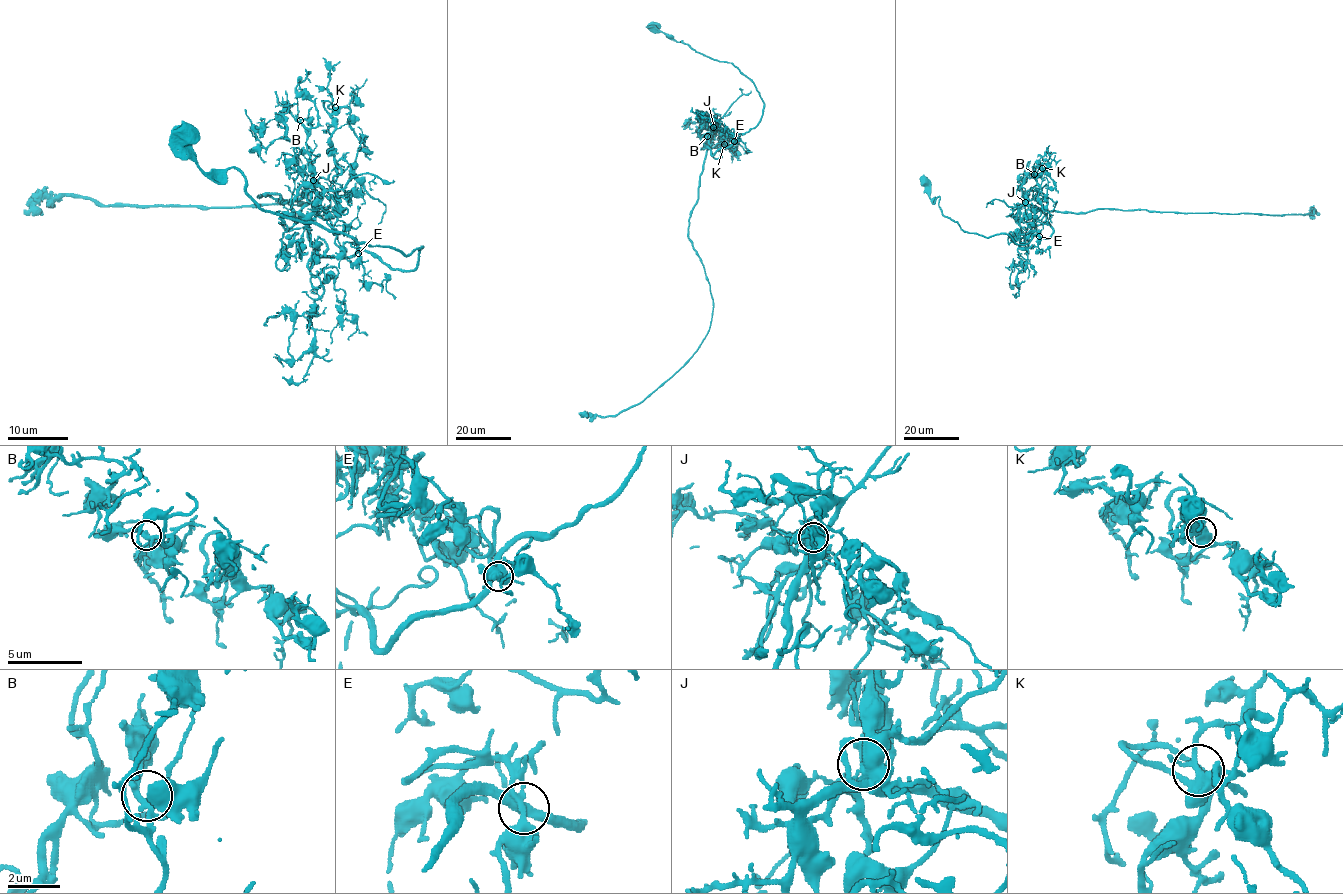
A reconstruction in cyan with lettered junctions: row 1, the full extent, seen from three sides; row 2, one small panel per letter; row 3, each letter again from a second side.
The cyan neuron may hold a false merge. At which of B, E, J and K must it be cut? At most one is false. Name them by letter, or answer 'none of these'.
J

